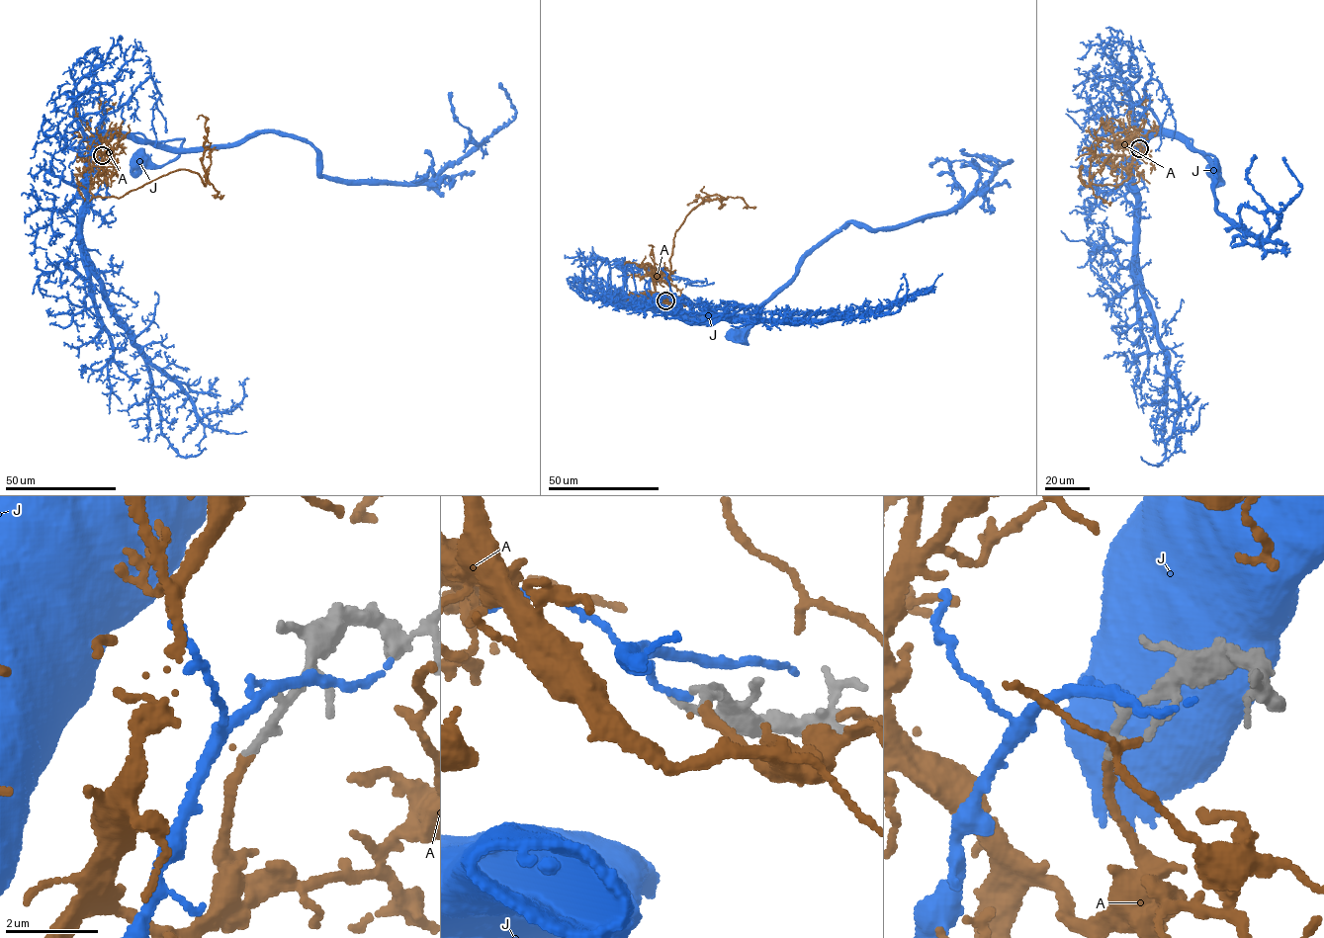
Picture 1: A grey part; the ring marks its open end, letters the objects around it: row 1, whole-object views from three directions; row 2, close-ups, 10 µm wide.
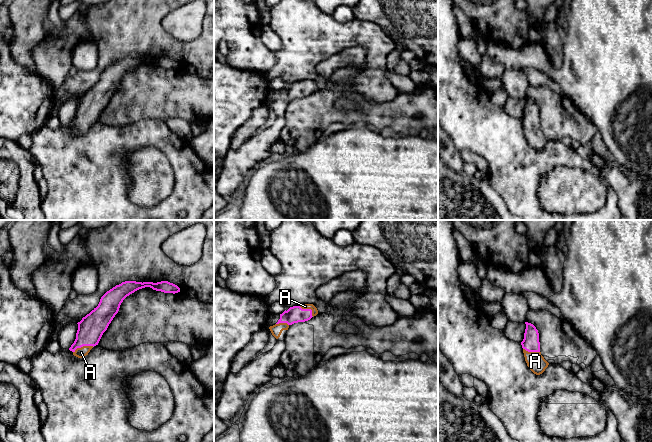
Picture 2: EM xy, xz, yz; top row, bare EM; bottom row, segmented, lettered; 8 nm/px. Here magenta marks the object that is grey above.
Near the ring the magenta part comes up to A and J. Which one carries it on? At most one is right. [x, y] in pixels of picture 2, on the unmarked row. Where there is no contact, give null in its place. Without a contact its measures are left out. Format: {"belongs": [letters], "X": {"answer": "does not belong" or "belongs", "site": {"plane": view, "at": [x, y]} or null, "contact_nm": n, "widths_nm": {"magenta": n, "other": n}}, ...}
{"belongs": ["A"], "A": {"answer": "belongs", "site": {"plane": "xy", "at": [83, 121]}, "contact_nm": 180, "widths_nm": {"magenta": 200, "other": 80}}, "J": {"answer": "does not belong", "site": null}}

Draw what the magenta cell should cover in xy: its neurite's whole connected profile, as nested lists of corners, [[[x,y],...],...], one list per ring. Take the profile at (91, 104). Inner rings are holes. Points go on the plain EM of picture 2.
[[[125,57],[116,61],[101,73],[96,84],[77,99],[76,115],[69,124],[73,131],[78,134],[84,134],[88,131],[90,126],[98,121],[103,109],[118,89],[123,76],[135,67],[145,63],[164,69],[175,70],[180,68],[180,64],[177,61],[168,57],[157,59]]]

